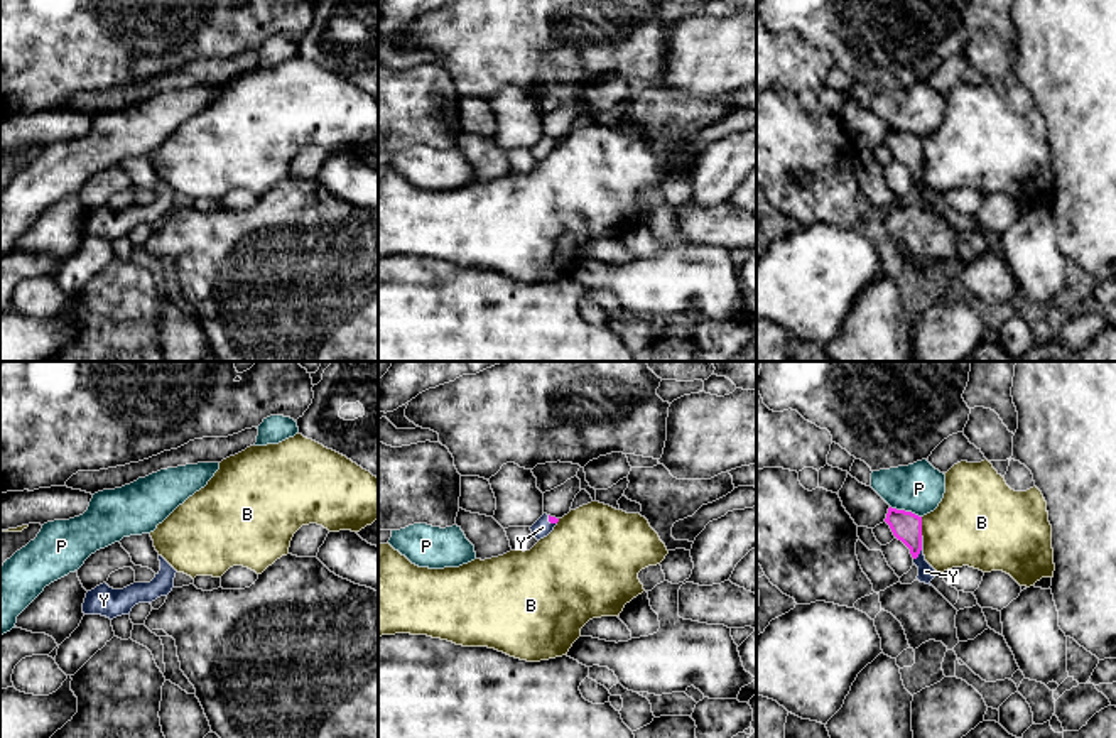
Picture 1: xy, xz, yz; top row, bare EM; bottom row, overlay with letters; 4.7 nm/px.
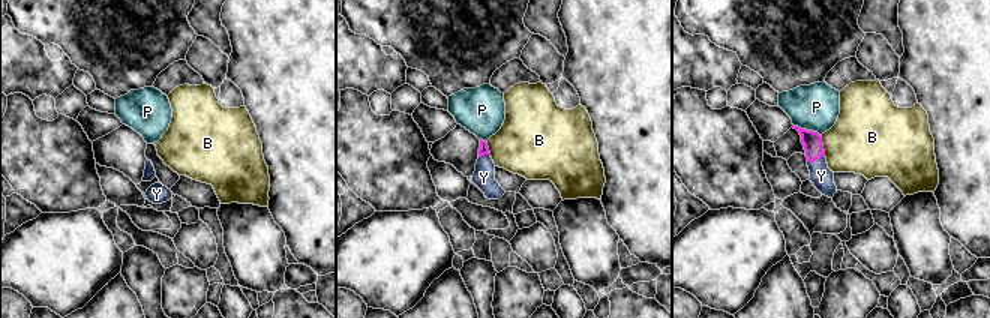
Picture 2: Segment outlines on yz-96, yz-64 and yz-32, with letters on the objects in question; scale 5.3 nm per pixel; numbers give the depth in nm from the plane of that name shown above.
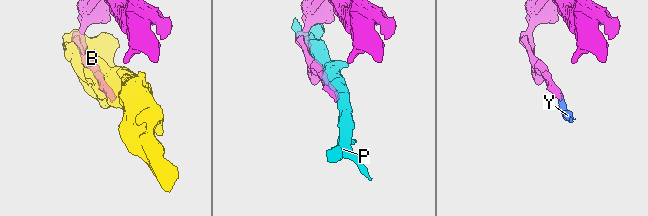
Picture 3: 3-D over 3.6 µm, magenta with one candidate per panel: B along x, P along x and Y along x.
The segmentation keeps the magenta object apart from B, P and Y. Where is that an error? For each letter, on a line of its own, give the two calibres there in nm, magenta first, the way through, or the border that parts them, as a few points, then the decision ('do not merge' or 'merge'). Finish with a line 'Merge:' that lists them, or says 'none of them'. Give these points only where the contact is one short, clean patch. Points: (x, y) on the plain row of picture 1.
B: 140 nm thick on the magenta side, 380 nm on the other; do not merge
P: 140 nm thick on the magenta side, 240 nm on the other; do not merge
Y: 140 nm thick on the magenta side, 80 nm on the other; runs through yz (905, 147), (920, 171), (920, 184), (926, 193); merge
Merge: Y

